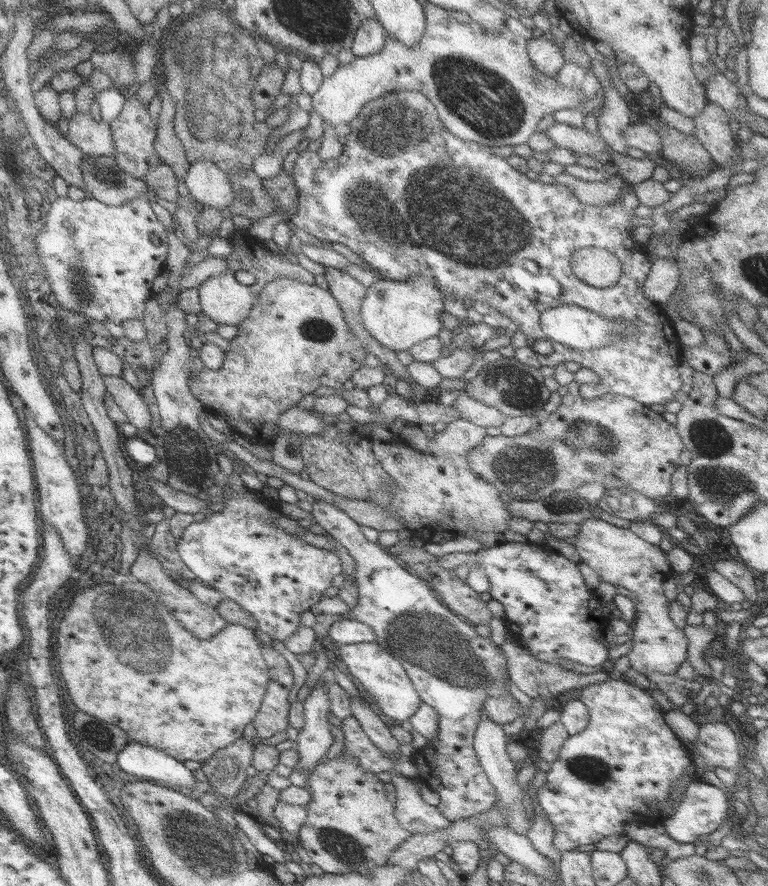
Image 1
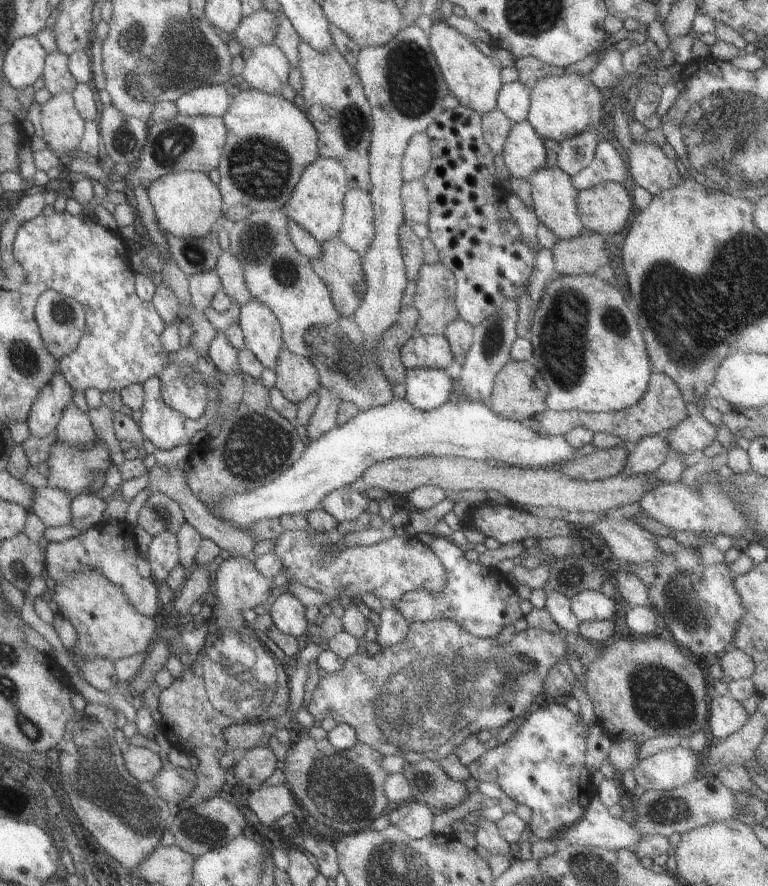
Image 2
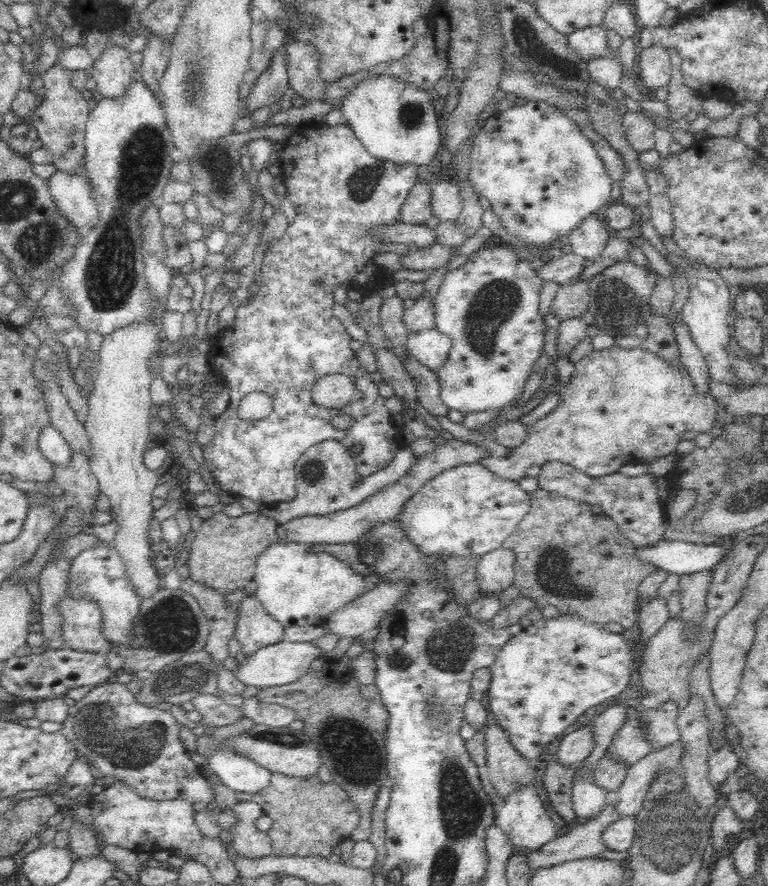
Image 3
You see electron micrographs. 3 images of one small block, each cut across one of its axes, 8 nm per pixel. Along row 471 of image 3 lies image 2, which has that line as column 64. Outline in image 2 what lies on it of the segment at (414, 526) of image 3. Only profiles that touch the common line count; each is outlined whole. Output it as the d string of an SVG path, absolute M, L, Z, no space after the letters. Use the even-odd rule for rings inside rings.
M96 436L92 448L70 448L54 442L46 464L49 469L48 486L66 490L74 500L80 494L90 493L94 472L107 476L112 457L106 441Z

